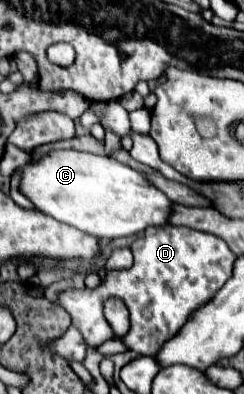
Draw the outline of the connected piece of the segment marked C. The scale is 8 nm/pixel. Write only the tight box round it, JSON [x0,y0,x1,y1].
[19,150,173,240]

